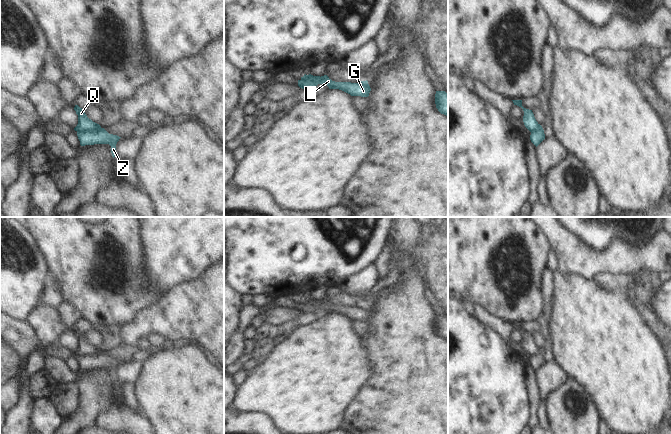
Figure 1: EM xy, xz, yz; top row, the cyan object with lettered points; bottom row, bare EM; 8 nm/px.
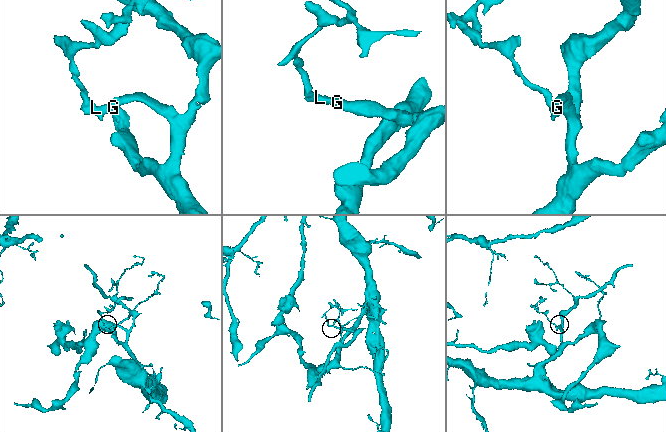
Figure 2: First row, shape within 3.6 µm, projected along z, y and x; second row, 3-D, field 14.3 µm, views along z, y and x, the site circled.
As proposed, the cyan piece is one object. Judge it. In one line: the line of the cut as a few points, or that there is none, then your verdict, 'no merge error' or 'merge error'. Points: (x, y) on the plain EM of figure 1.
xy (101, 352), (77, 356) | merge error

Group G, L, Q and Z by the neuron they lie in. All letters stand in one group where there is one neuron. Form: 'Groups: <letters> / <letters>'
Groups: G L Z / Q

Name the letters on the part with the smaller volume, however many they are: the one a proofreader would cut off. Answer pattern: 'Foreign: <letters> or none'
Foreign: Q

